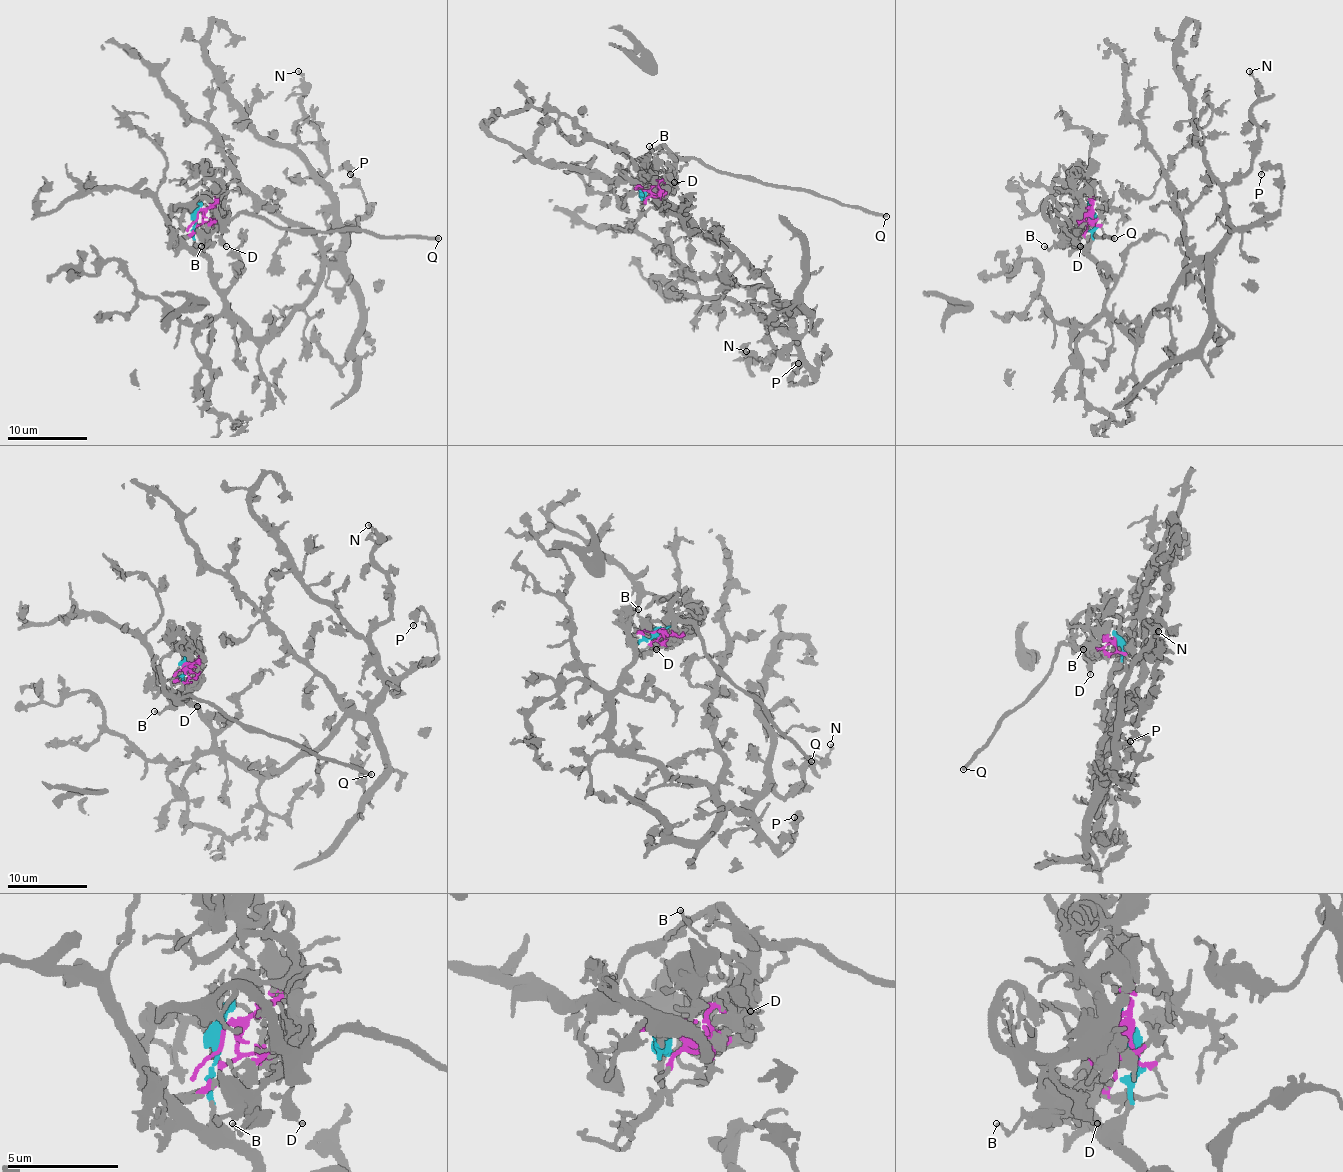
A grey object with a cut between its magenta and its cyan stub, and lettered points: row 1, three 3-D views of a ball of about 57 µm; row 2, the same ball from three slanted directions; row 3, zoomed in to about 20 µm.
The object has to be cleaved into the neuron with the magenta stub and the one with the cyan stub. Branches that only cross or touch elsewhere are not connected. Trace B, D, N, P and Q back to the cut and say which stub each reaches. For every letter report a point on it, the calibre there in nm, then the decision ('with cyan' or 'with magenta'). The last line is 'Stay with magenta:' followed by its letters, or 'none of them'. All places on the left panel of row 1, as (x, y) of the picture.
B: (201, 246) | 140 nm | with magenta
D: (226, 246) | 300 nm | with magenta
N: (298, 71) | 190 nm | with cyan
P: (350, 174) | 180 nm | with cyan
Q: (438, 238) | 300 nm | with magenta
Stay with magenta: B, D, Q

